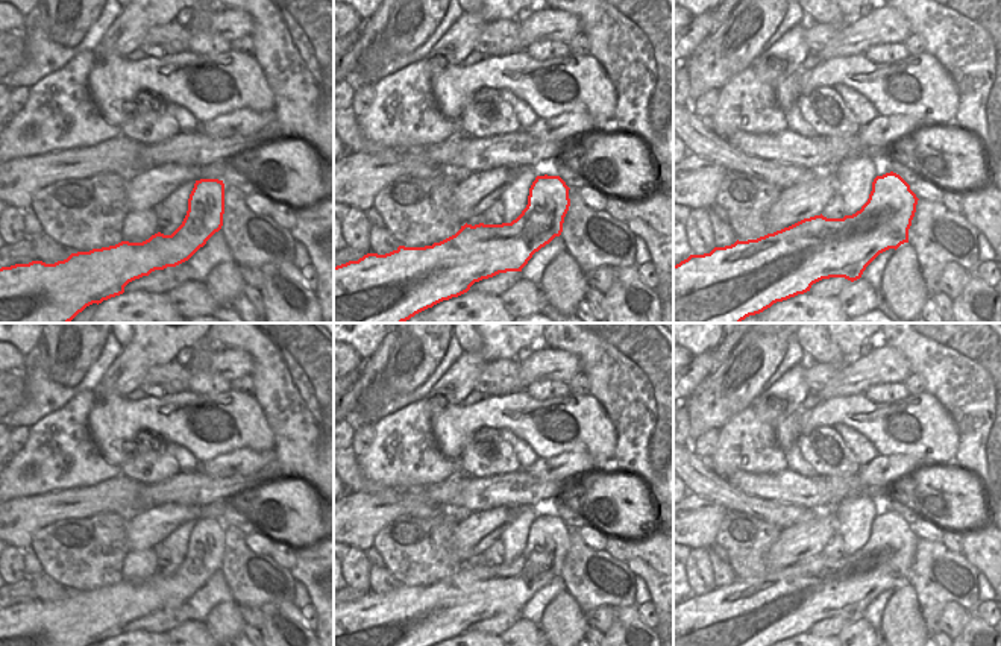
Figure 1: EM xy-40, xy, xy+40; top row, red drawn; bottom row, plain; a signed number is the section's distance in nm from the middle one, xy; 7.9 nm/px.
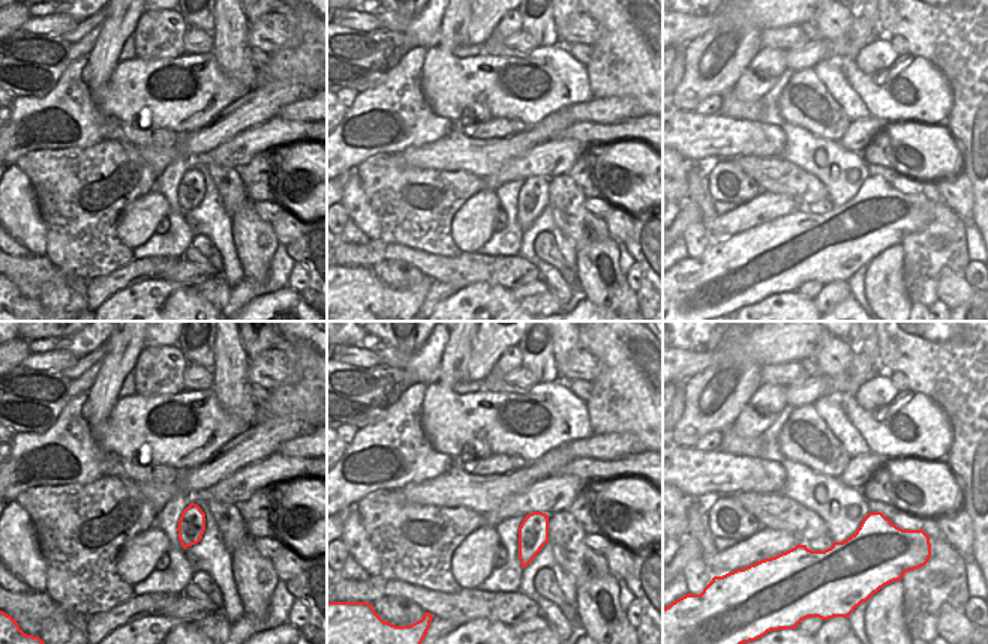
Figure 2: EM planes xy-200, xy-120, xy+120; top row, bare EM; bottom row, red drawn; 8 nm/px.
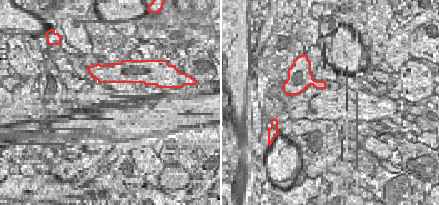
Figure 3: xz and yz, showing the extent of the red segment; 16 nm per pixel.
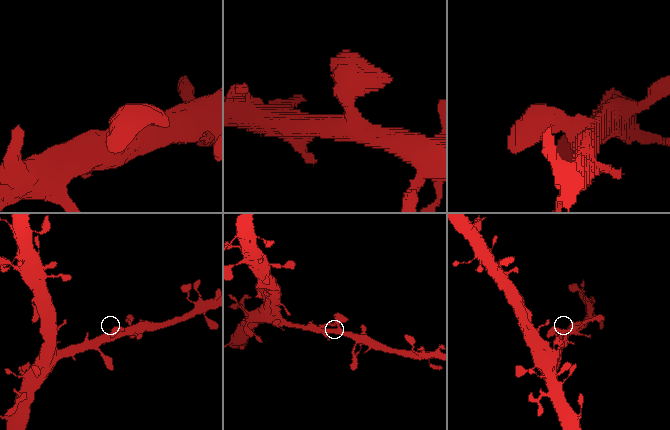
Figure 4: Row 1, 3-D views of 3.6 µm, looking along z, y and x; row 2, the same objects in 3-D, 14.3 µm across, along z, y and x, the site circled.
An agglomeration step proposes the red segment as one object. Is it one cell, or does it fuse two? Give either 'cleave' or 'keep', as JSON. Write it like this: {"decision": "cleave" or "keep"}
{"decision": "cleave"}

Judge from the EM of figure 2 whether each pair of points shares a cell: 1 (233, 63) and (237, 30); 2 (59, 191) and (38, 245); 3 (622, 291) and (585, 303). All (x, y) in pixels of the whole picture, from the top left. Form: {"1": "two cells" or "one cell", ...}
{"1": "one cell", "2": "two cells", "3": "two cells"}

